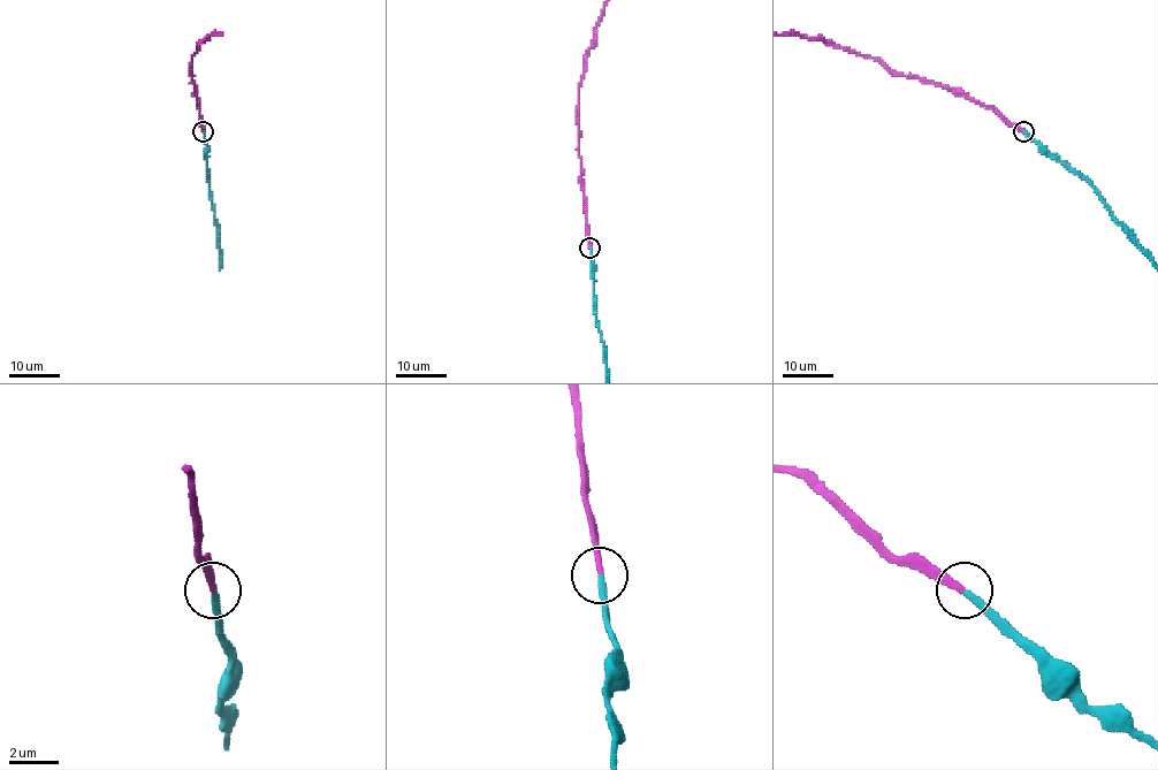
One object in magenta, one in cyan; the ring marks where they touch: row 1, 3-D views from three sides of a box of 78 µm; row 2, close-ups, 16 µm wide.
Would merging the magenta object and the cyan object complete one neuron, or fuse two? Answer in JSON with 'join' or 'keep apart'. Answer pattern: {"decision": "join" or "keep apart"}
{"decision": "join"}

